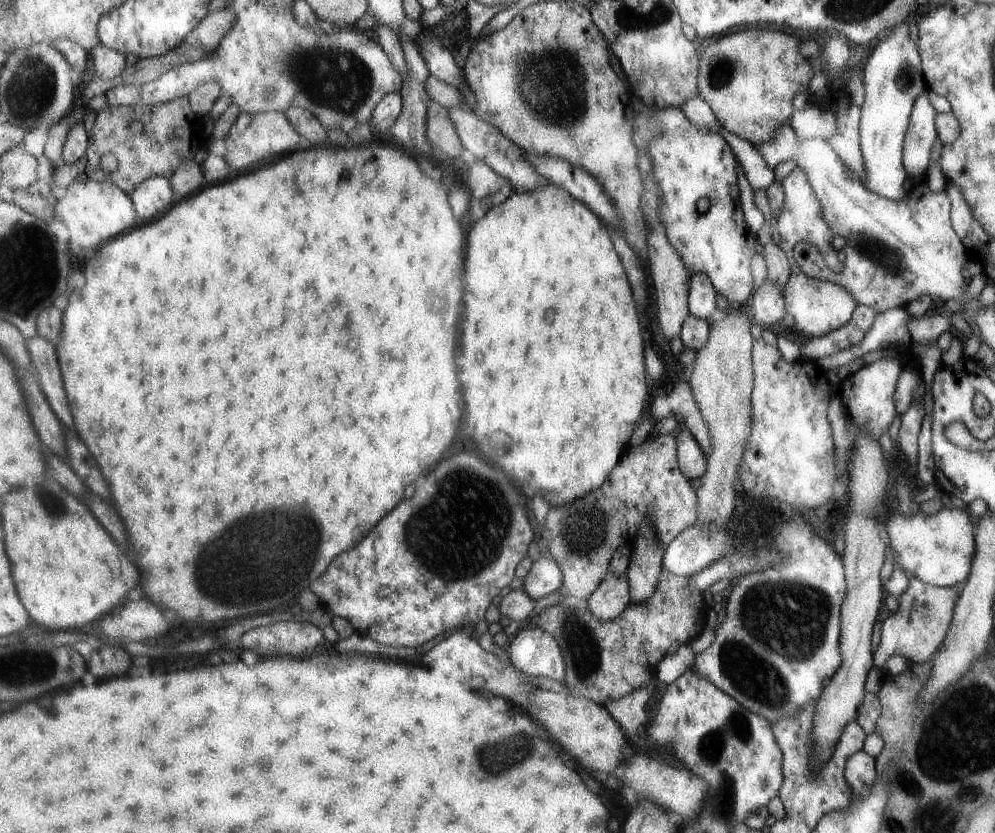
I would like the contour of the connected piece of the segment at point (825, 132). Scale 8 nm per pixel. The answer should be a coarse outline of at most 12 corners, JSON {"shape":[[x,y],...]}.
{"shape":[[821,106],[793,112],[789,126],[799,140],[825,140],[835,130]]}

